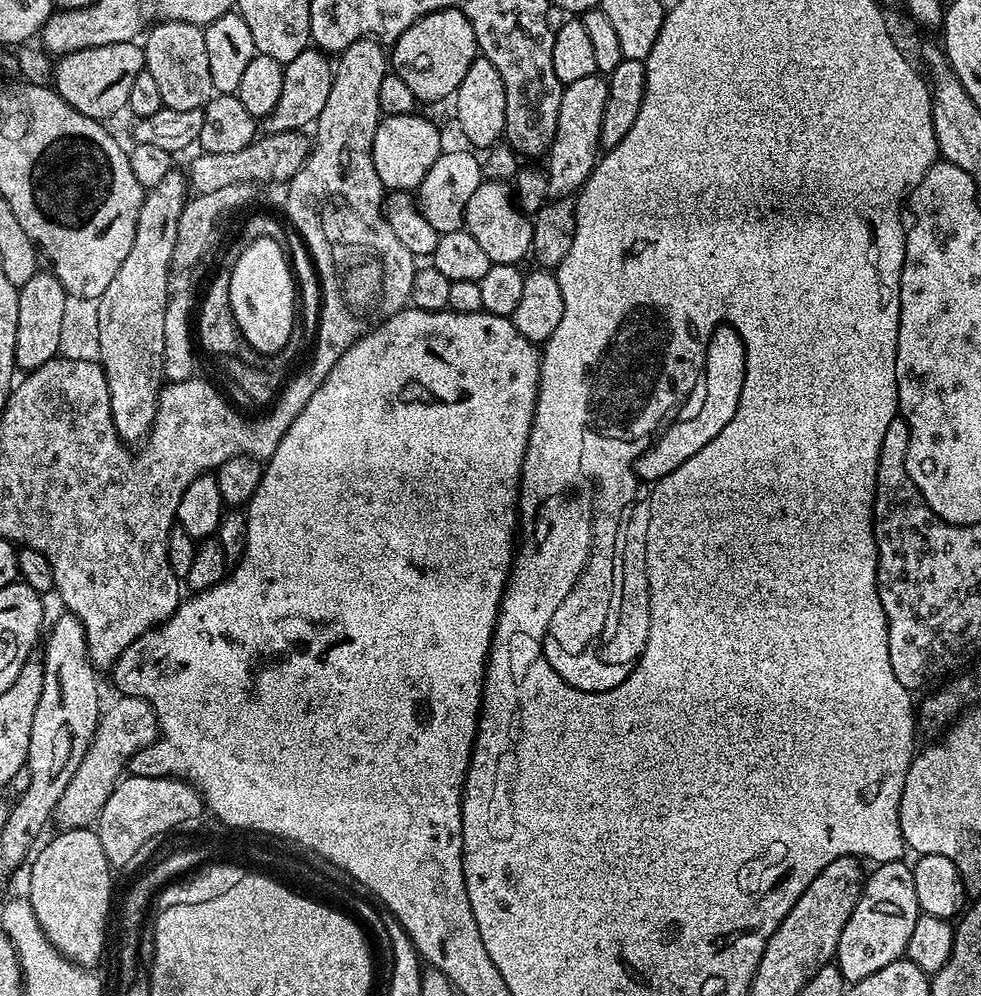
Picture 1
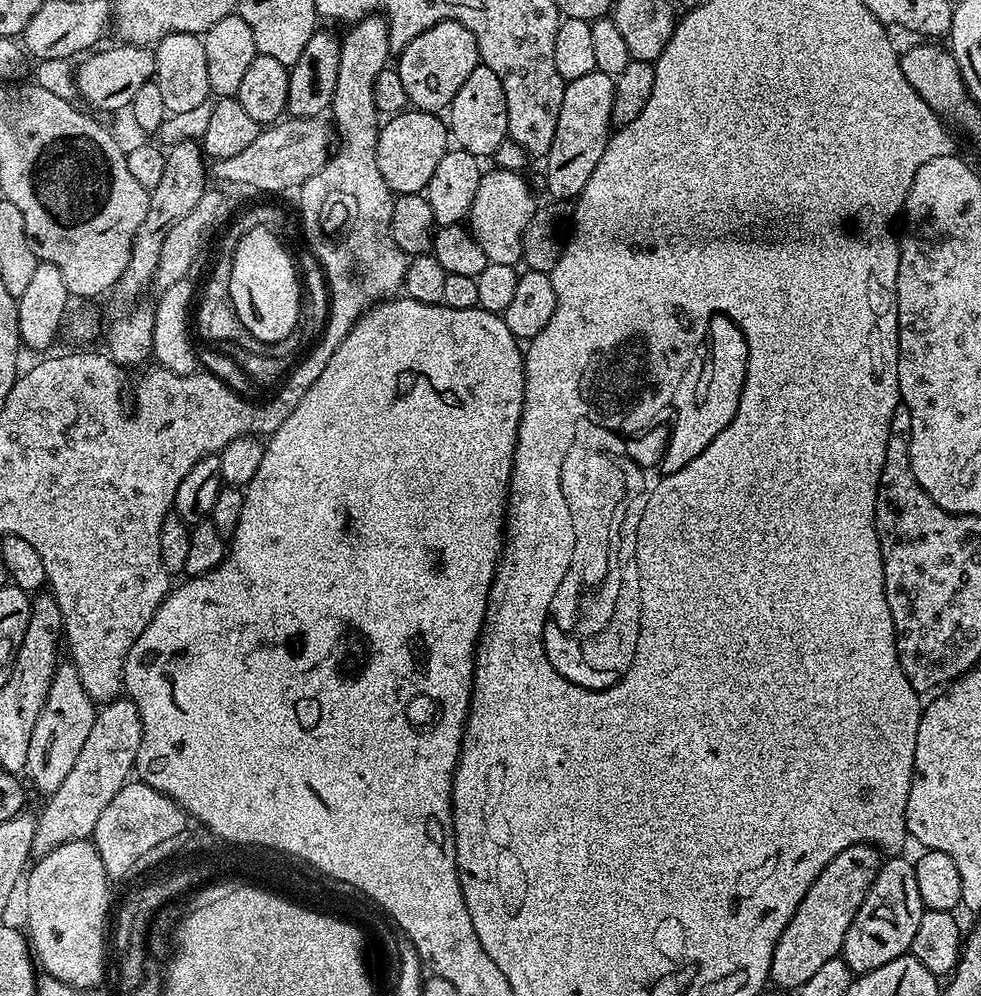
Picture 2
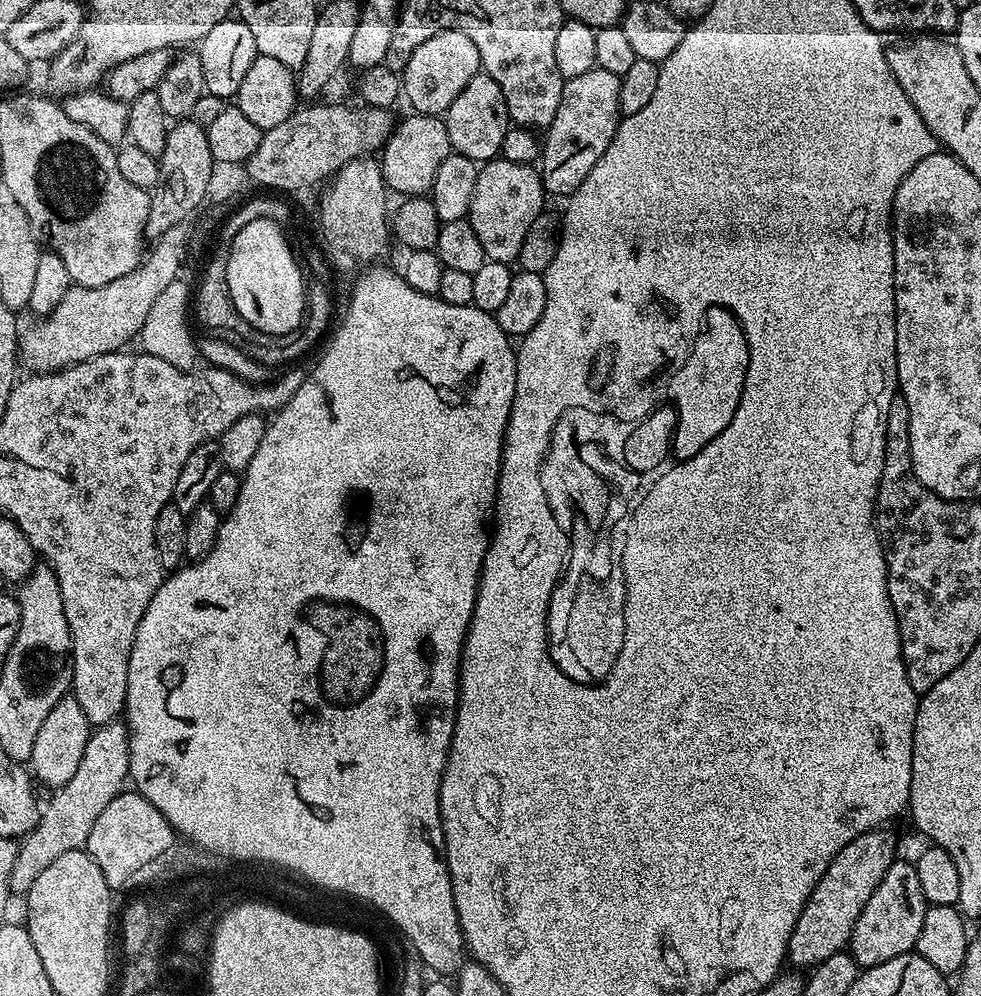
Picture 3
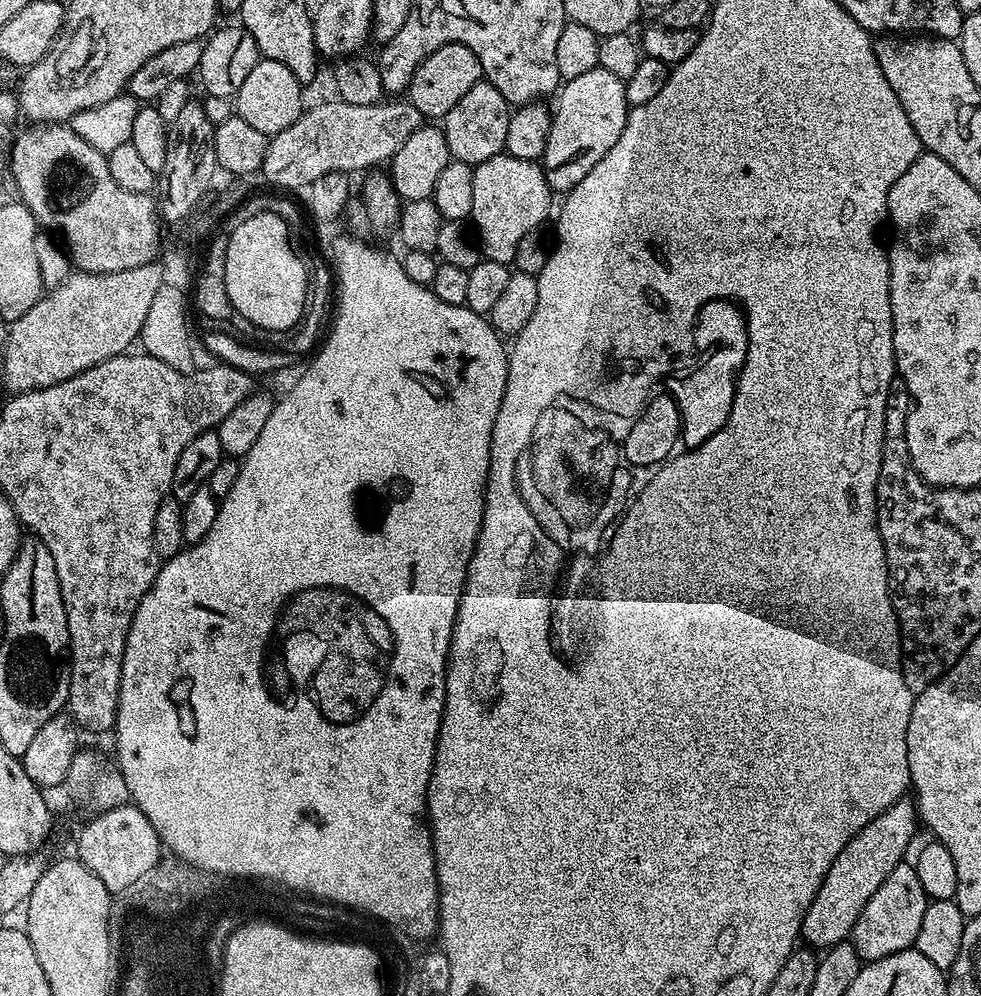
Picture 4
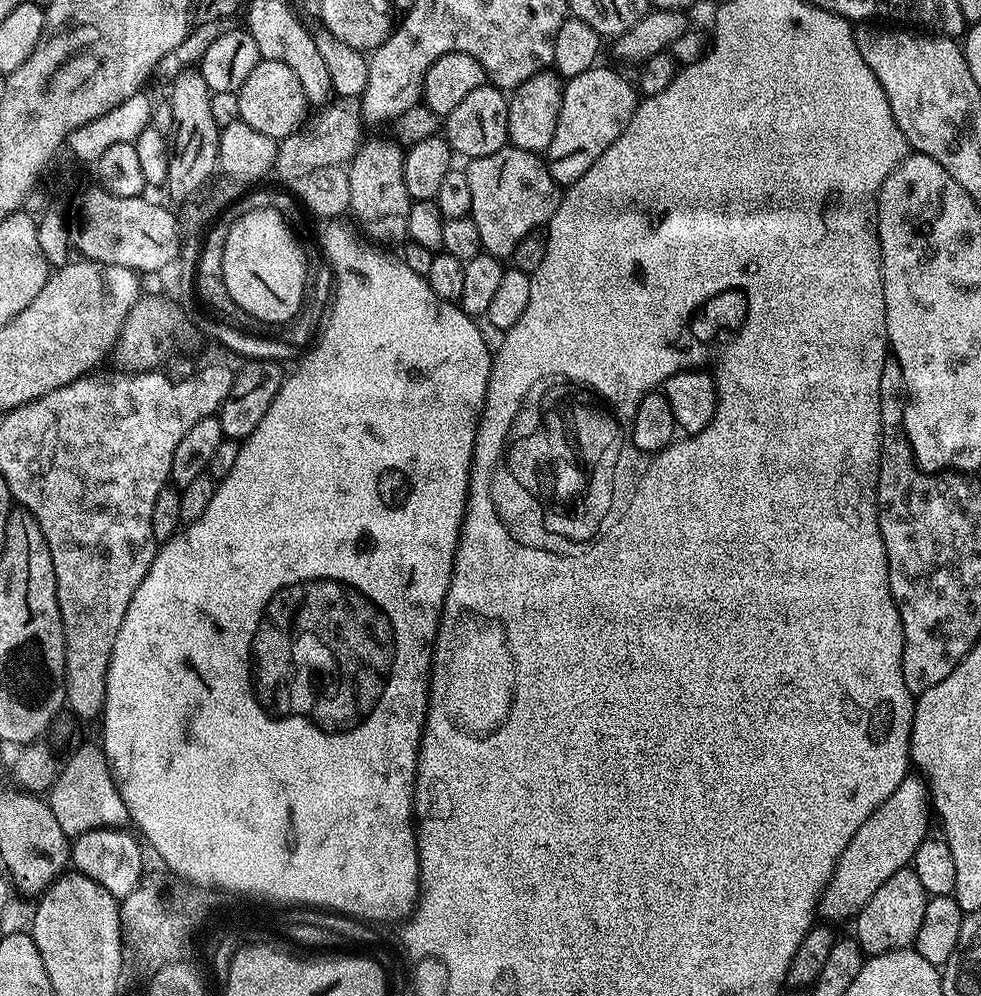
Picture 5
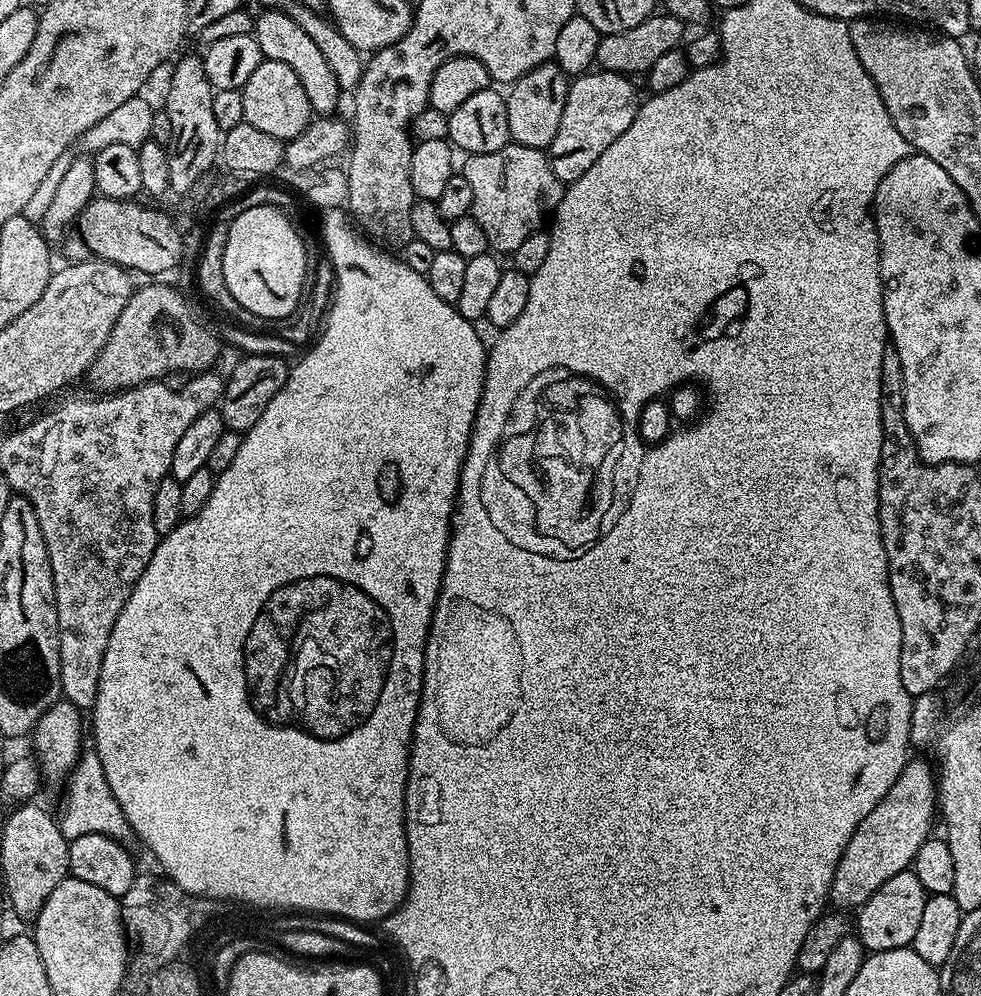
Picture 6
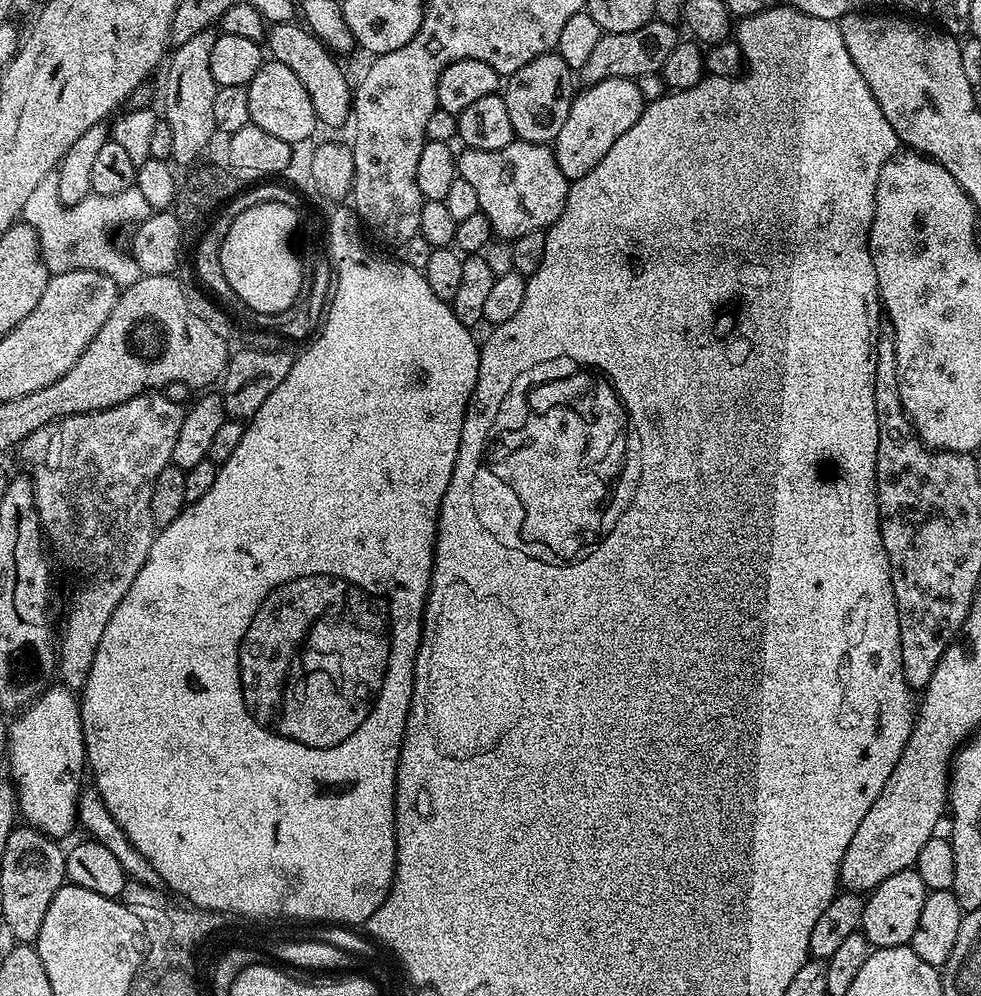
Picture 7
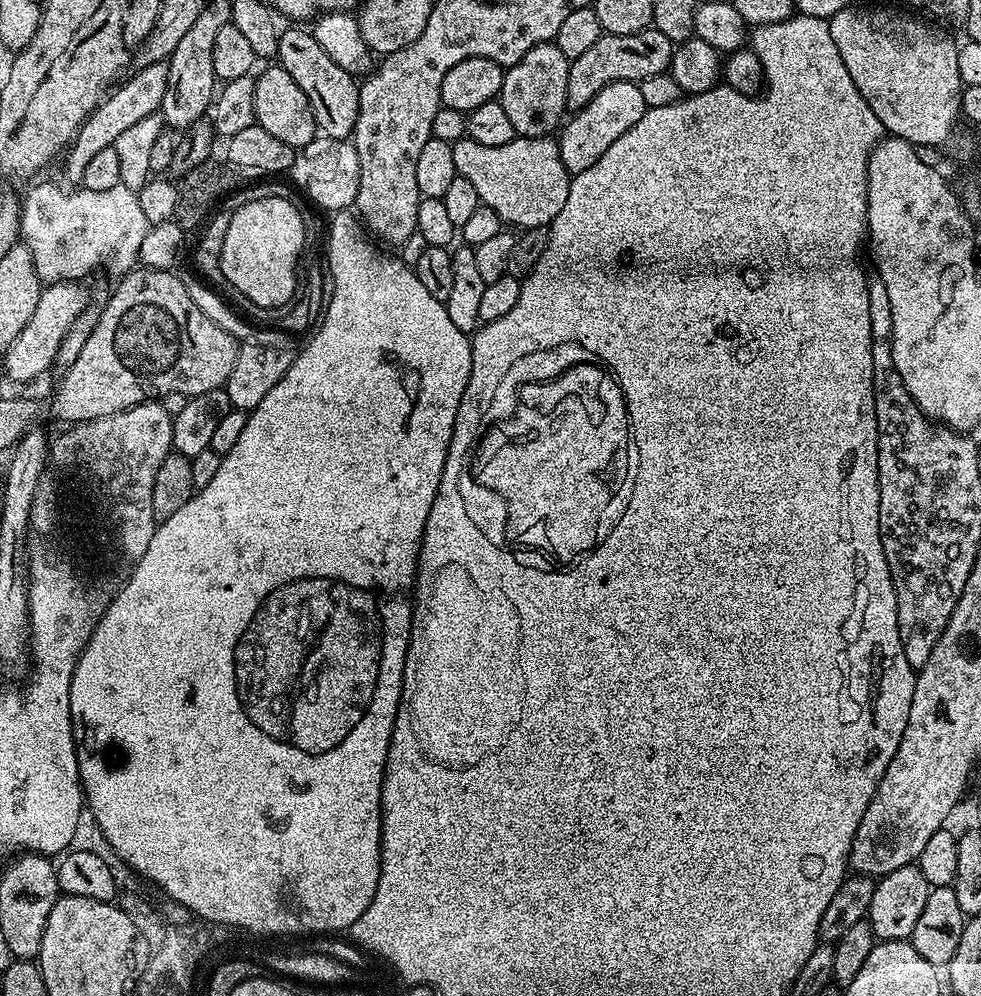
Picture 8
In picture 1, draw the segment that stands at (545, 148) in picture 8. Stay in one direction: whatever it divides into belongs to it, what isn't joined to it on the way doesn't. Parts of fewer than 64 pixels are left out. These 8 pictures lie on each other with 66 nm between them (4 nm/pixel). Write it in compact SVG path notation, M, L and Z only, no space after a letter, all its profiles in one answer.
M484 180L478 190L474 190L470 202L466 202L466 214L464 215L464 228L482 246L486 258L490 258L493 264L521 263L520 259L526 257L532 250L532 220L521 211L514 195L513 189L503 180Z

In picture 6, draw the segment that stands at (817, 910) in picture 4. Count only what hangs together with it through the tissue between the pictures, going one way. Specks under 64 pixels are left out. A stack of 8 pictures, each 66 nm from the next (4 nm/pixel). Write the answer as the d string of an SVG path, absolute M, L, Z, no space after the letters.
M916 758L909 759L902 774L898 774L898 782L890 786L886 798L878 802L866 818L862 818L858 830L854 830L854 838L846 842L846 850L842 858L838 858L832 888L828 892L828 900L836 903L833 905L837 909L859 909L868 901L870 894L886 882L886 878L894 878L894 874L911 869L918 846L929 839L932 815L935 817L938 812L938 780L933 765L929 764Z

